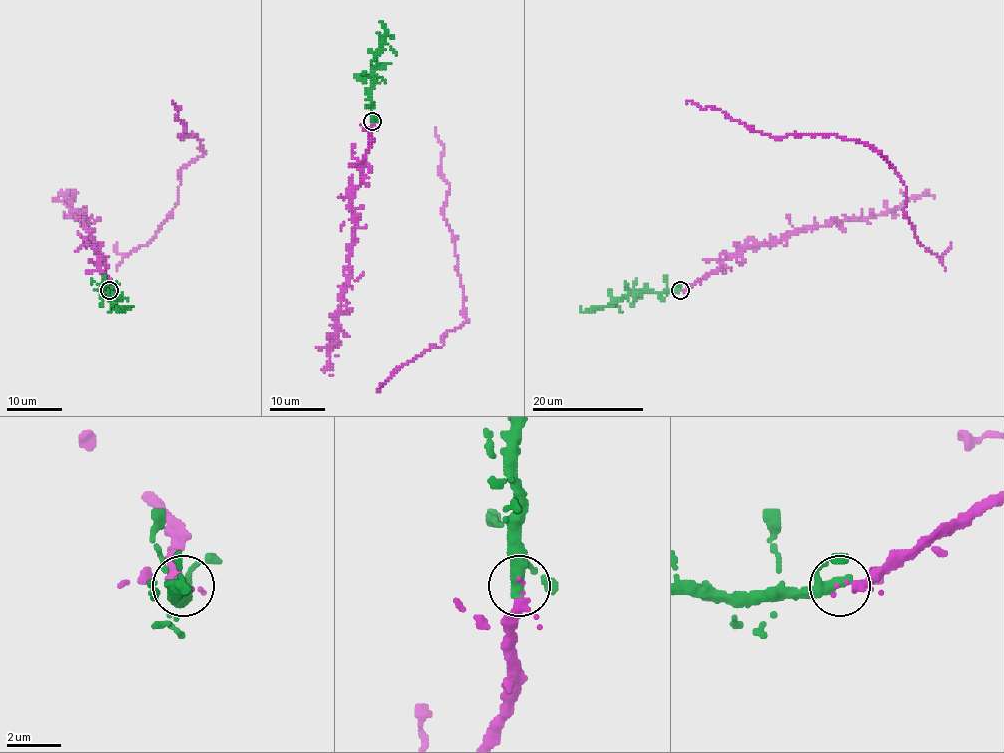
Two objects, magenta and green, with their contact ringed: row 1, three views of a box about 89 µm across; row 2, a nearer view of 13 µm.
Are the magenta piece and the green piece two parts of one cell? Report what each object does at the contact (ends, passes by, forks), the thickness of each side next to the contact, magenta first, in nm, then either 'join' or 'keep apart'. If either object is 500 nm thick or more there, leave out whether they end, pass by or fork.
magenta ends there; green passes by; 280 nm thick on the magenta side, 320 nm on the other; join

